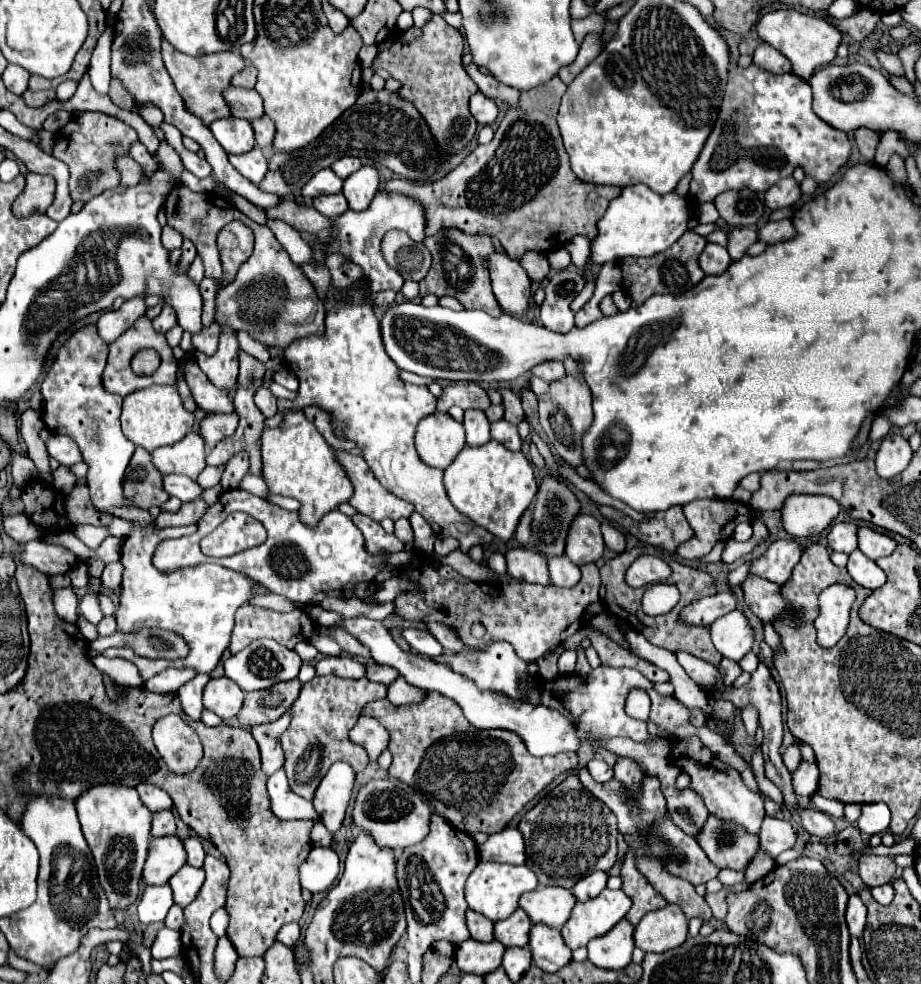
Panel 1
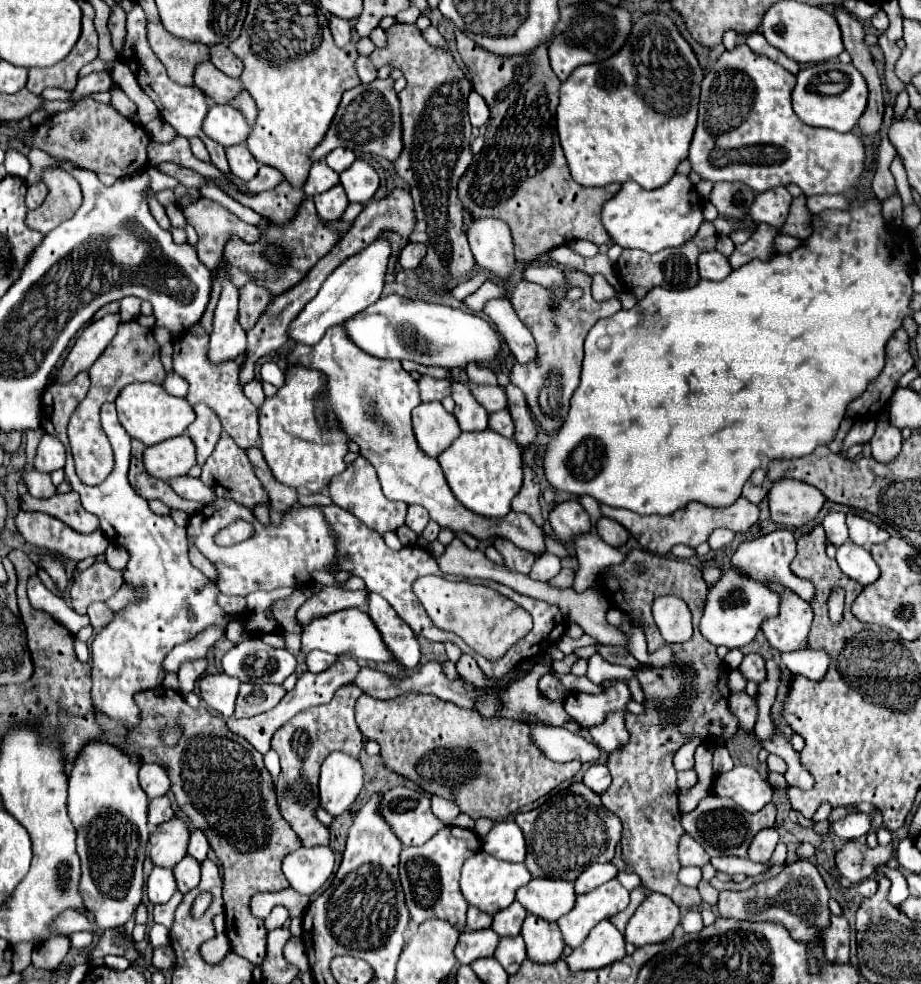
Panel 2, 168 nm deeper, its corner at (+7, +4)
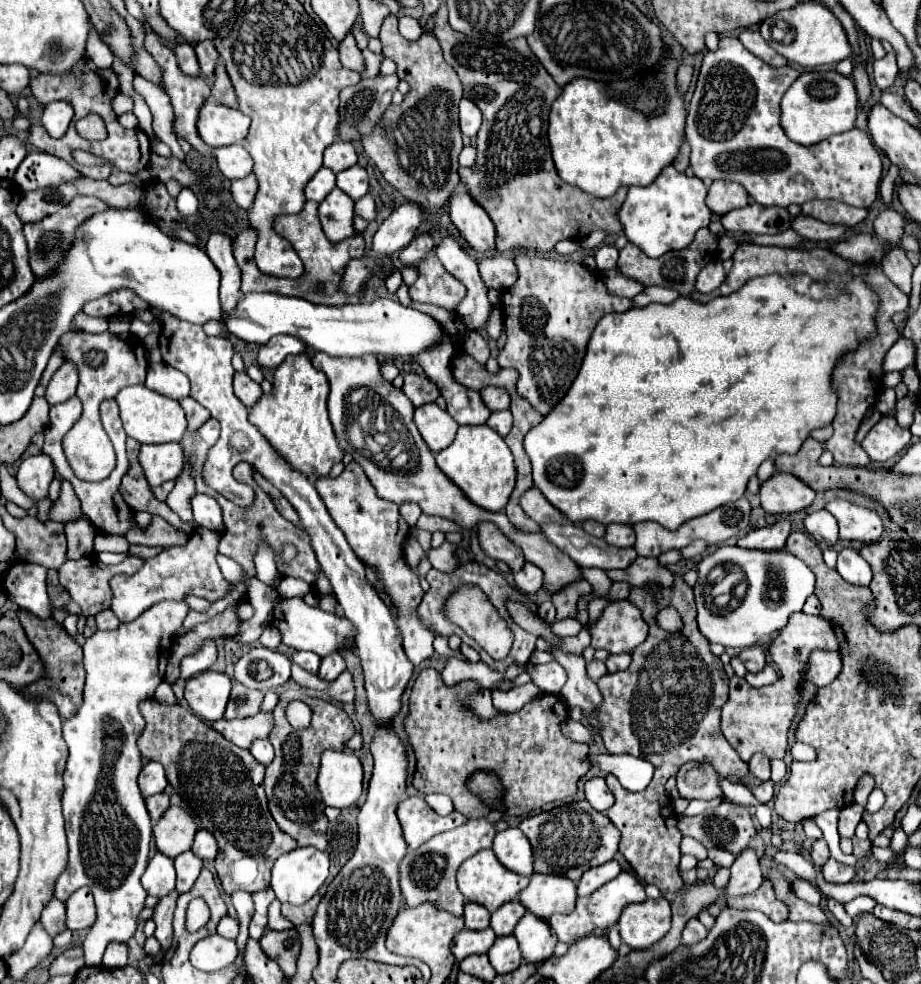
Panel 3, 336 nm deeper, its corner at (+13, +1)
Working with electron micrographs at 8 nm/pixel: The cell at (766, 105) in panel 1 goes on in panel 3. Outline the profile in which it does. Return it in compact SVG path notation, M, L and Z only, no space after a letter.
M721 36L715 52L705 52L697 78L697 88L687 114L685 136L691 146L691 168L697 178L729 180L745 186L747 194L761 206L805 204L809 200L837 200L855 208L869 208L877 198L877 184L881 178L881 160L871 138L853 128L845 134L831 136L813 146L791 142L779 126L779 102L785 90L797 80L797 70L791 66L773 68L761 58L753 56L735 36Z

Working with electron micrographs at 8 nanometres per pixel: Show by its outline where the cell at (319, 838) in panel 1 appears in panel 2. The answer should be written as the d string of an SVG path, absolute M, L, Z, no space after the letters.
M353 683L339 687L335 691L335 697L327 705L311 707L297 713L291 721L279 727L271 739L271 749L275 749L281 757L281 775L275 783L279 809L305 847L329 845L329 829L315 819L315 809L319 807L319 799L317 799L319 767L323 759L333 751L359 757L363 749L363 735L357 729L353 707L361 693L363 691Z

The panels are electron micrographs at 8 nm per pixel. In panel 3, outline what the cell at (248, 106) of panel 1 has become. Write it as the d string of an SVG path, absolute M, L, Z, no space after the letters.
M179 42L173 52L175 52L175 56L177 56L179 68L181 68L185 74L189 74L189 76L197 76L197 74L199 74L199 64L197 64L193 46L189 46L189 44L185 44L185 42Z

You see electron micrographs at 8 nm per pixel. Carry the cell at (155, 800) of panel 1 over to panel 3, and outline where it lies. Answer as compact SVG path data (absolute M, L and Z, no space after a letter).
M147 762L139 774L139 788L141 794L145 798L163 792L167 786L167 776L165 776L165 768L159 762Z

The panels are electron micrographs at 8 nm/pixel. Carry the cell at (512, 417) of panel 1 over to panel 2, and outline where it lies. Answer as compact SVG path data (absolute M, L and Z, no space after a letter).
M469 363L465 371L467 371L471 383L477 383L477 385L493 385L493 387L497 385L497 375L491 369L479 367L477 363Z

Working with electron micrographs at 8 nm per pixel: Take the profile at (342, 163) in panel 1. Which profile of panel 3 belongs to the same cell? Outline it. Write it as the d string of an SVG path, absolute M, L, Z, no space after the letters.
M333 142L331 146L325 148L323 154L323 166L329 166L335 174L341 170L347 170L357 164L357 152L351 142Z

